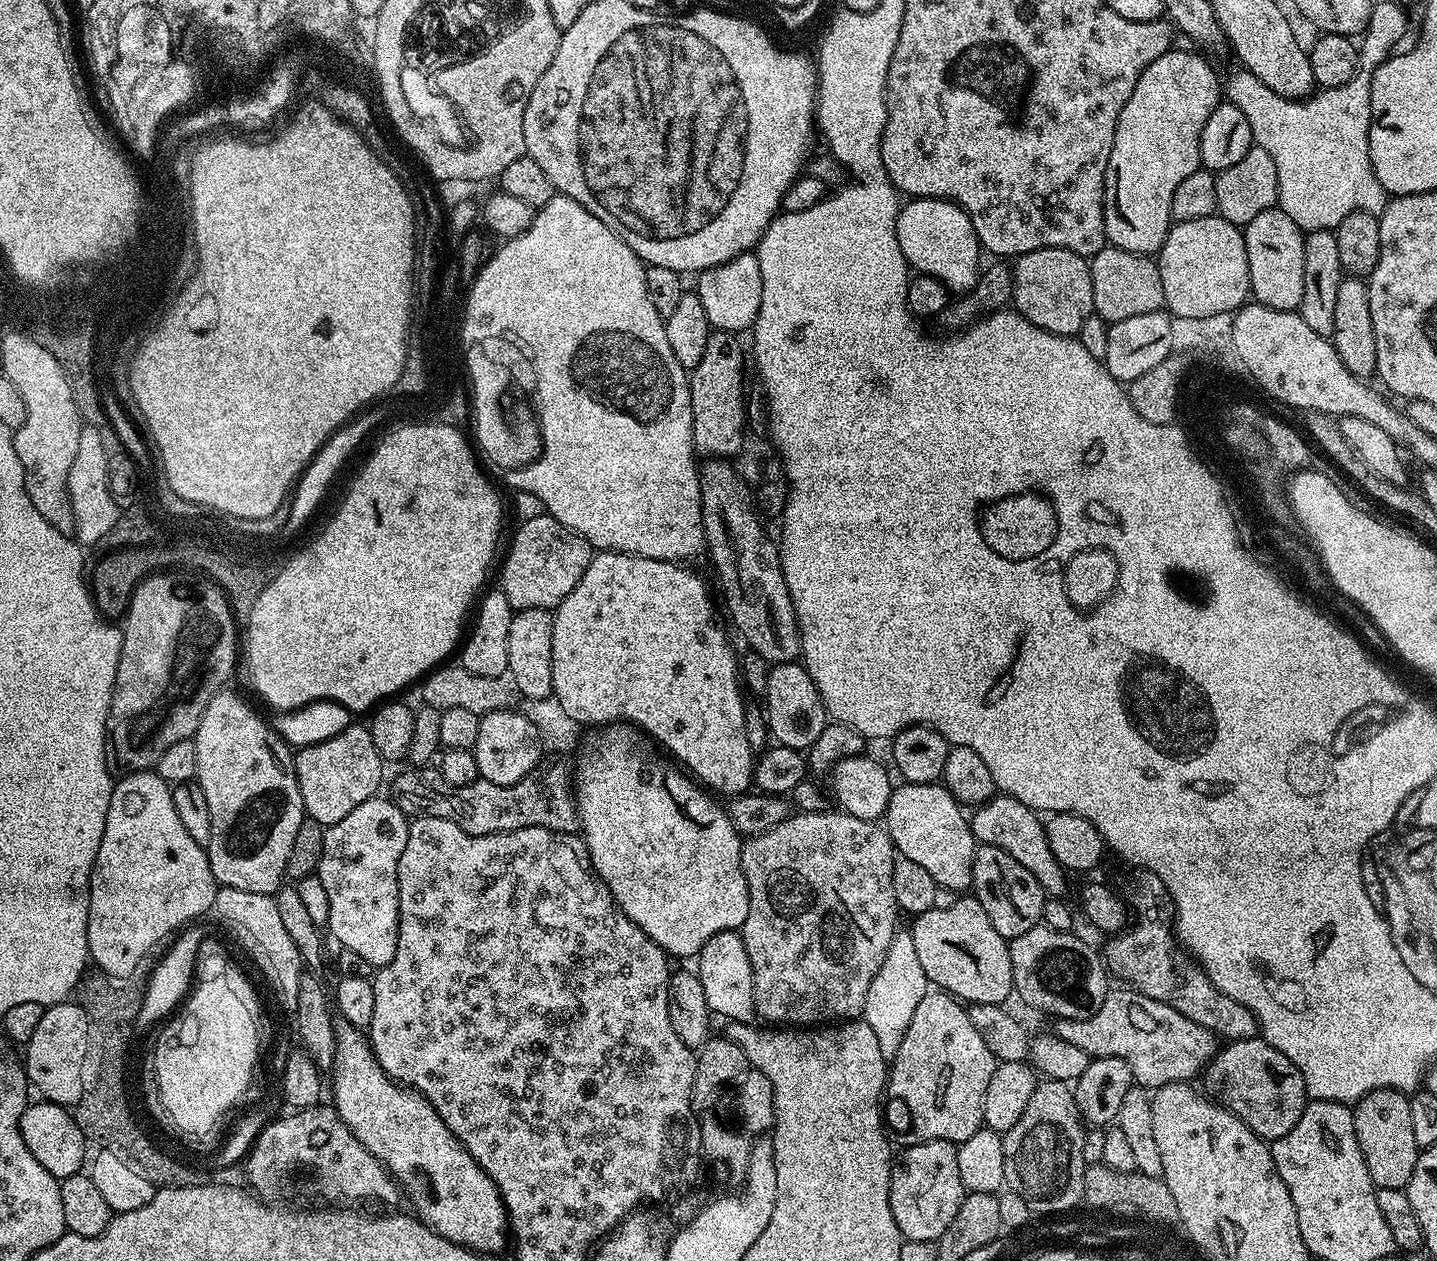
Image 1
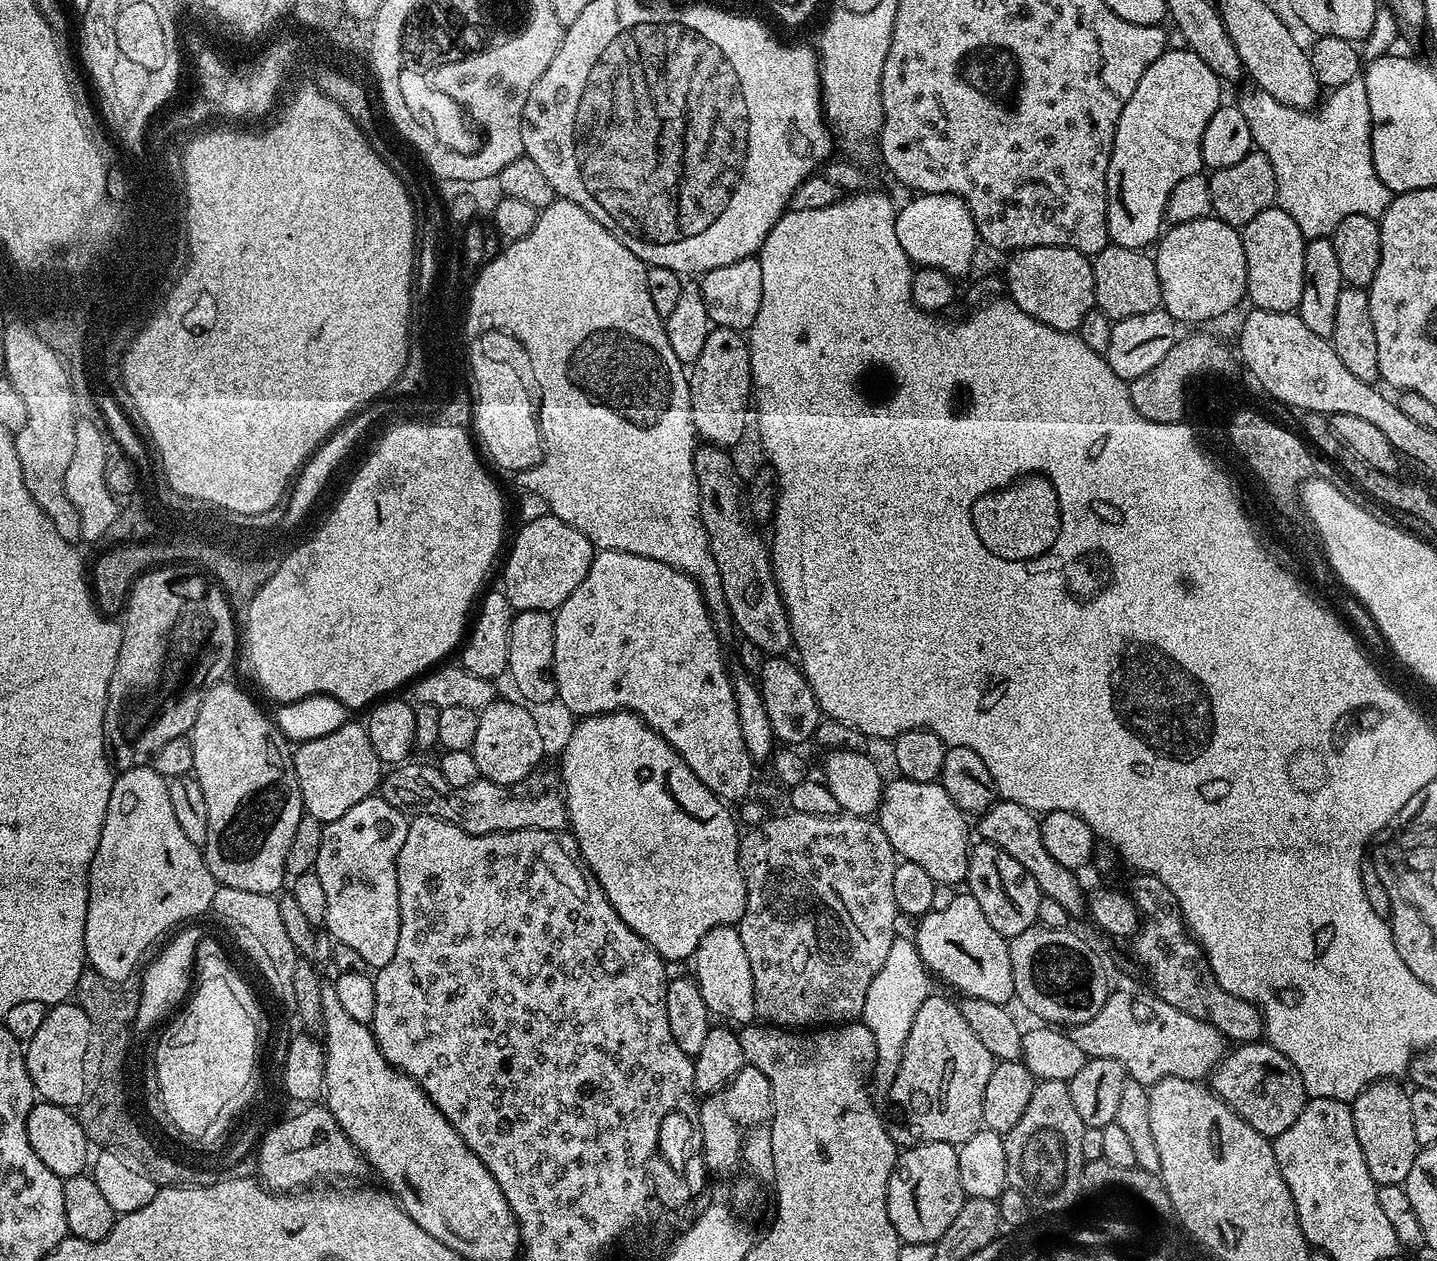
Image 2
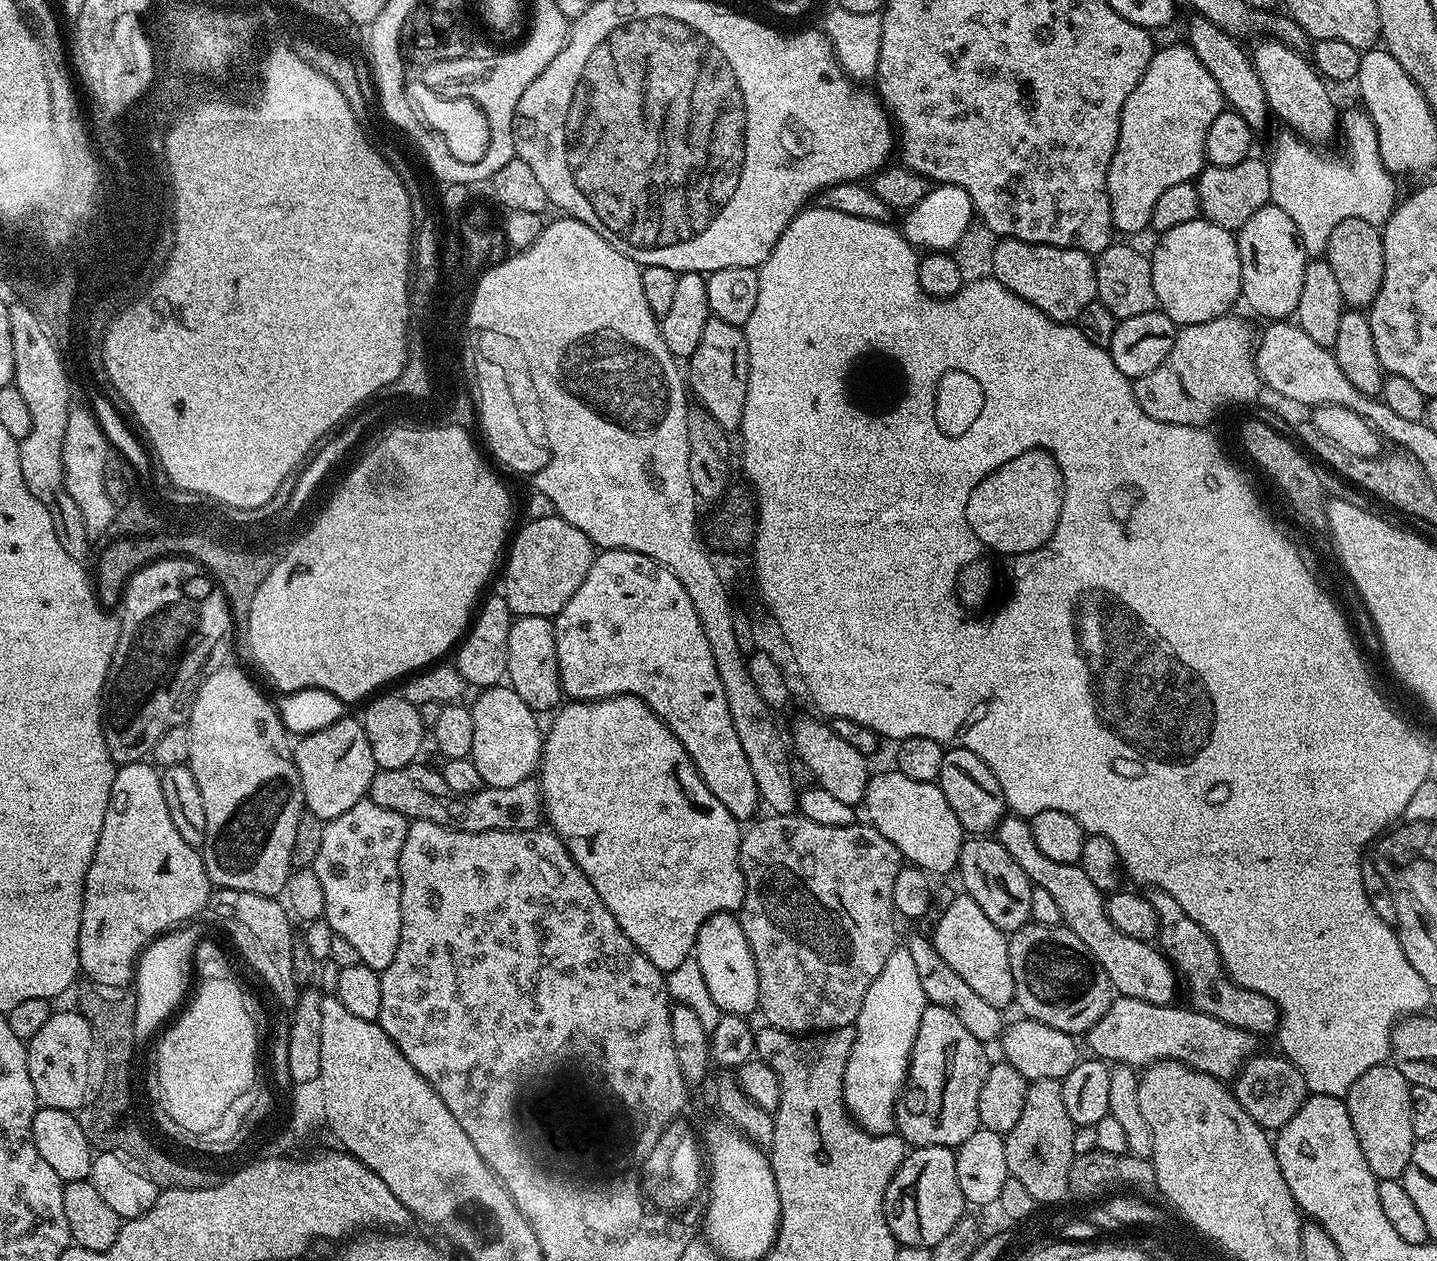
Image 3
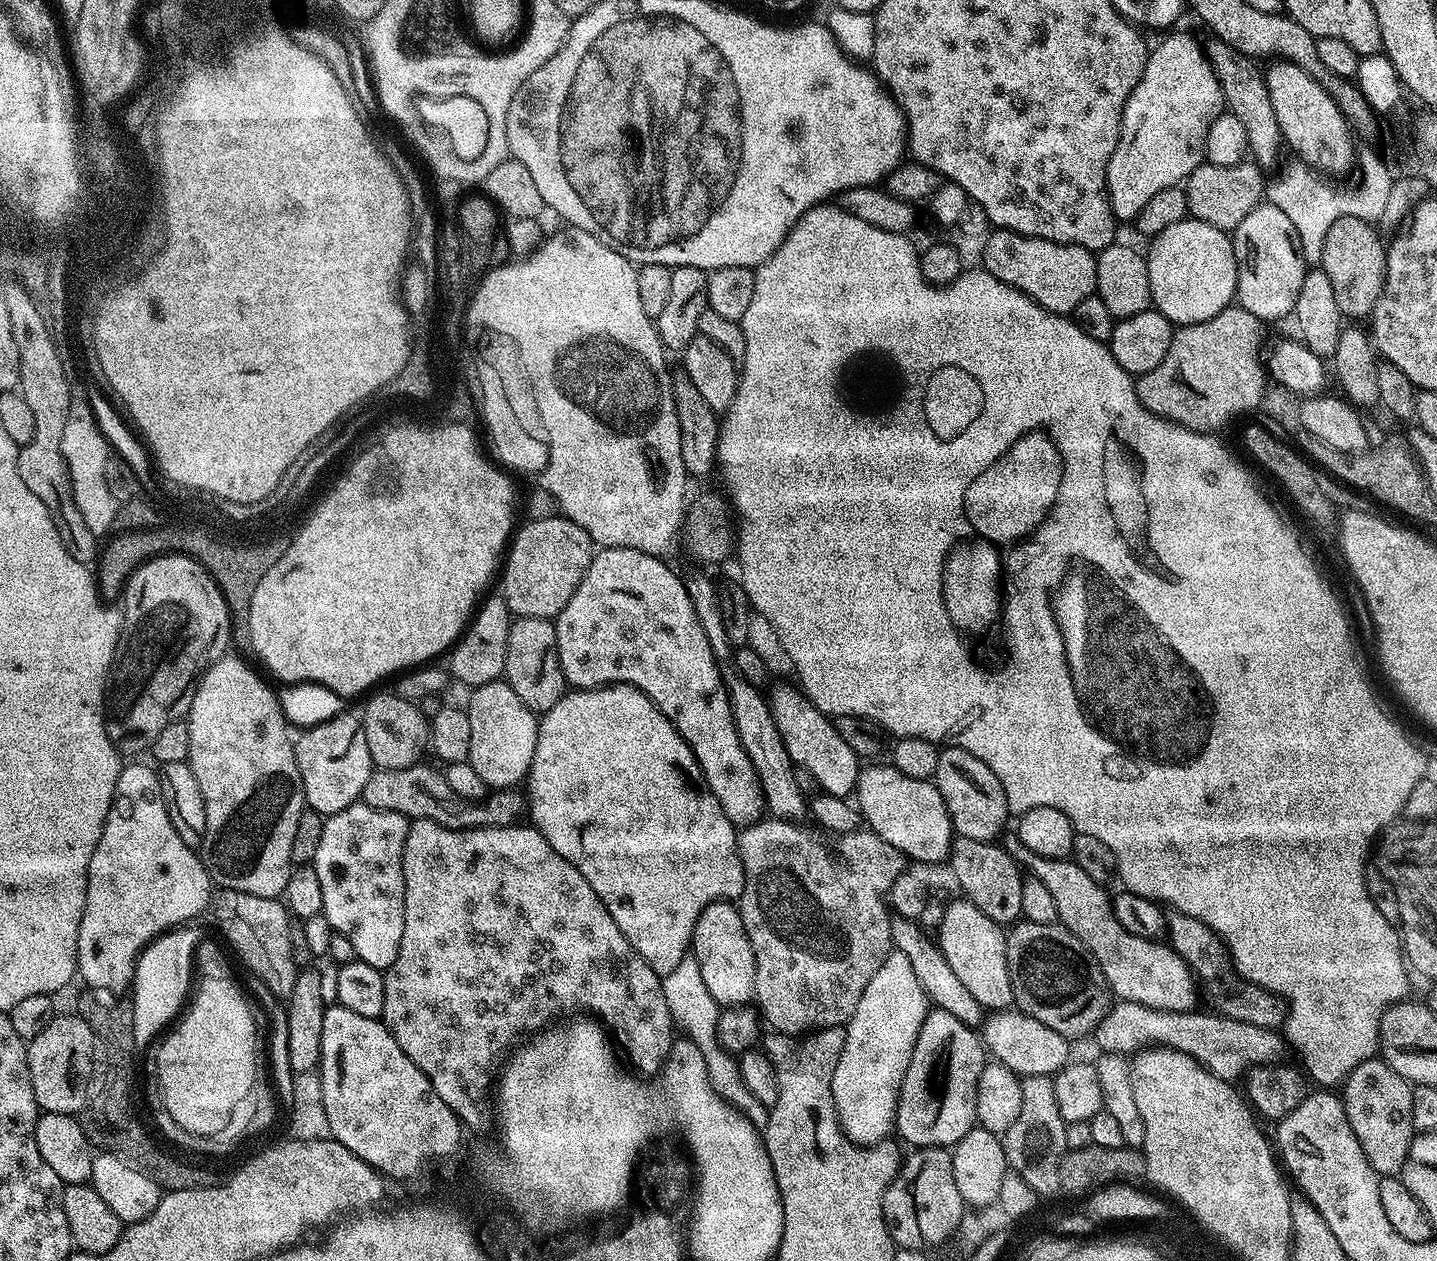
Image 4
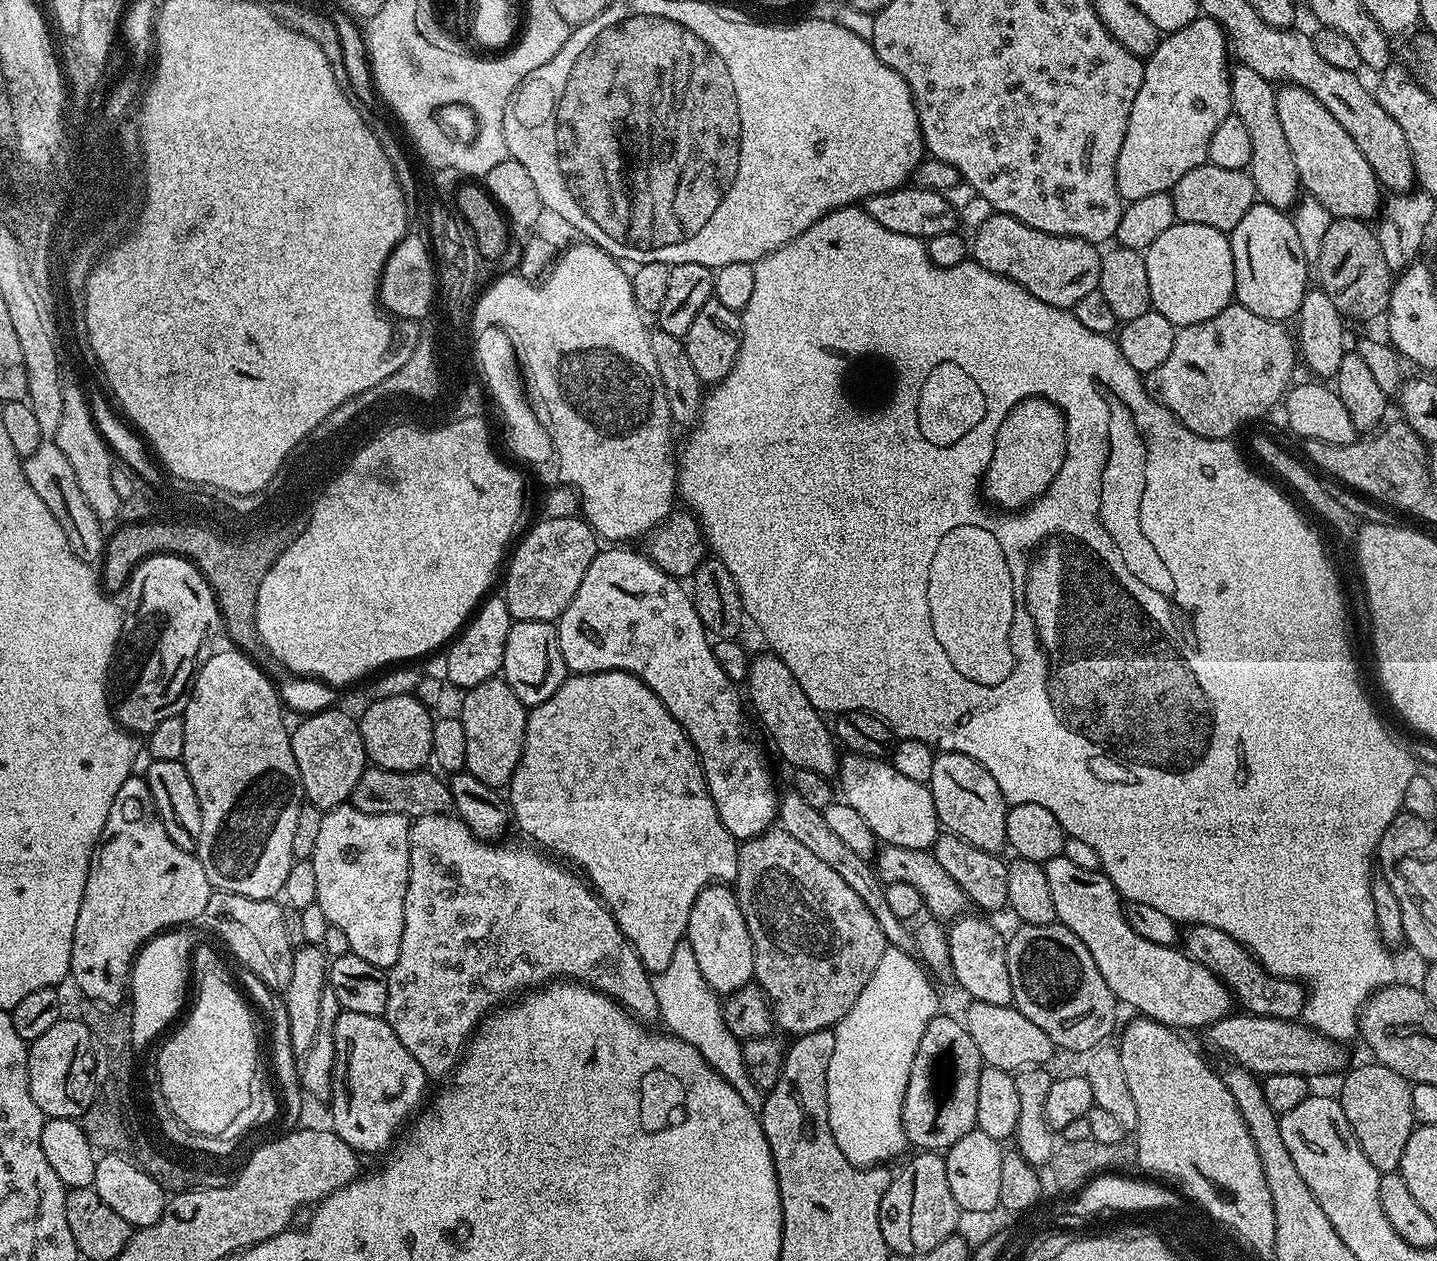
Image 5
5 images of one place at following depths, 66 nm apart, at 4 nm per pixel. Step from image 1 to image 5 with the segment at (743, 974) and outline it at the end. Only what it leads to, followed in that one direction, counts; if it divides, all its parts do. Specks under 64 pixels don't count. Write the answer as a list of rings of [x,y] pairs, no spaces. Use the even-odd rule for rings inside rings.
[[[727,883],[709,884],[701,890],[690,910],[686,938],[694,948],[694,958],[708,986],[726,998],[742,986],[753,983],[756,967],[750,930],[736,901],[736,893]]]

